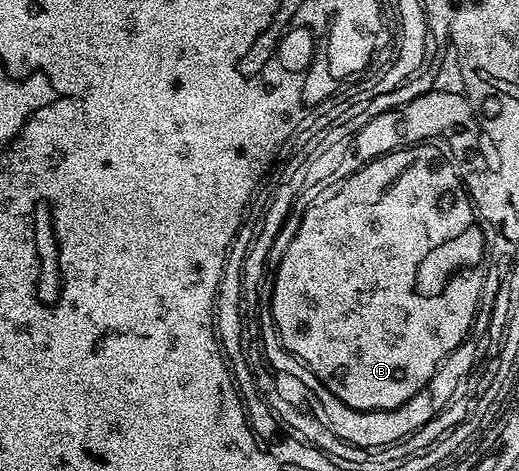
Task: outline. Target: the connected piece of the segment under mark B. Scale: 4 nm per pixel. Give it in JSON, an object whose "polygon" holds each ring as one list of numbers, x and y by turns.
{"polygon":[[410,158,380,164,369,160,336,184,330,194,316,200,319,201,304,210,303,217,299,220,299,229,289,236,287,249,279,260,279,271,275,274,271,318,275,322,279,341,345,406,355,408,358,412,388,412,390,408,400,408,435,377,439,365,467,339,471,325,475,323,489,263,487,228,481,226,477,218,471,195,455,188,455,183,450,180,445,165,441,162,433,166,420,166,416,160]]}

